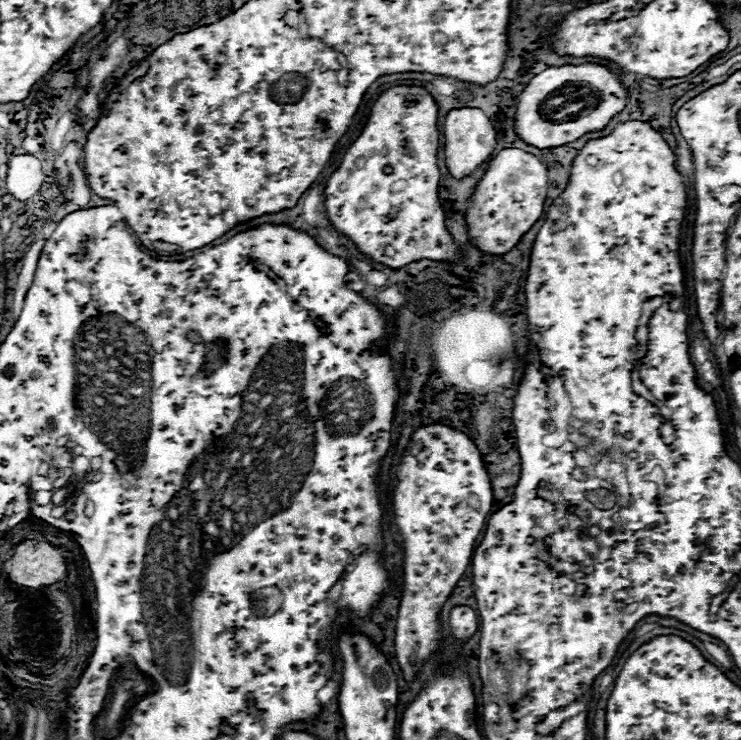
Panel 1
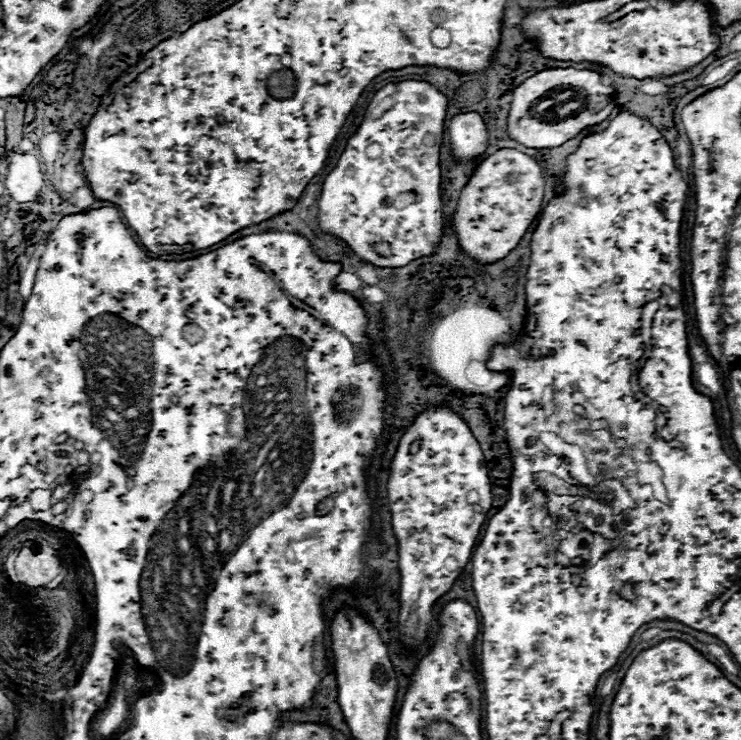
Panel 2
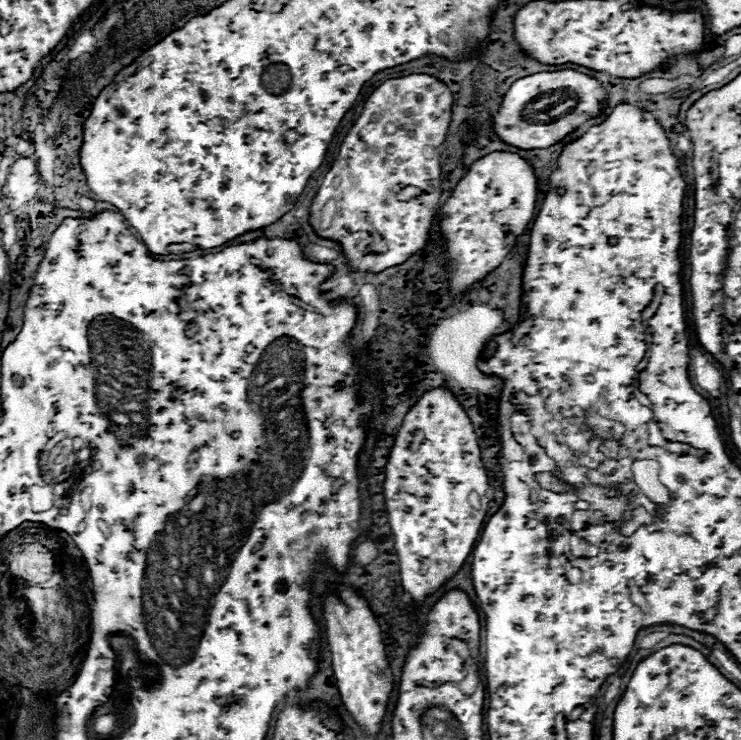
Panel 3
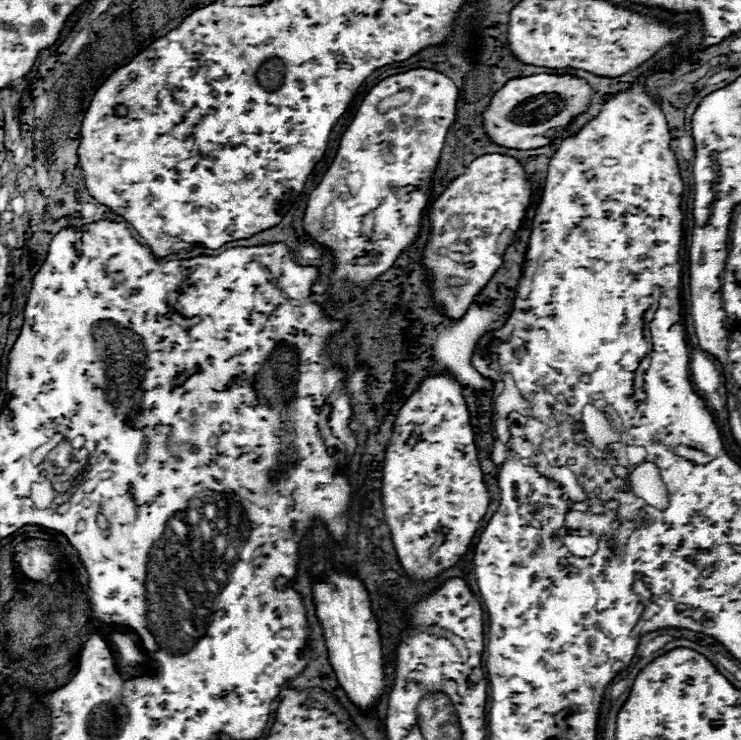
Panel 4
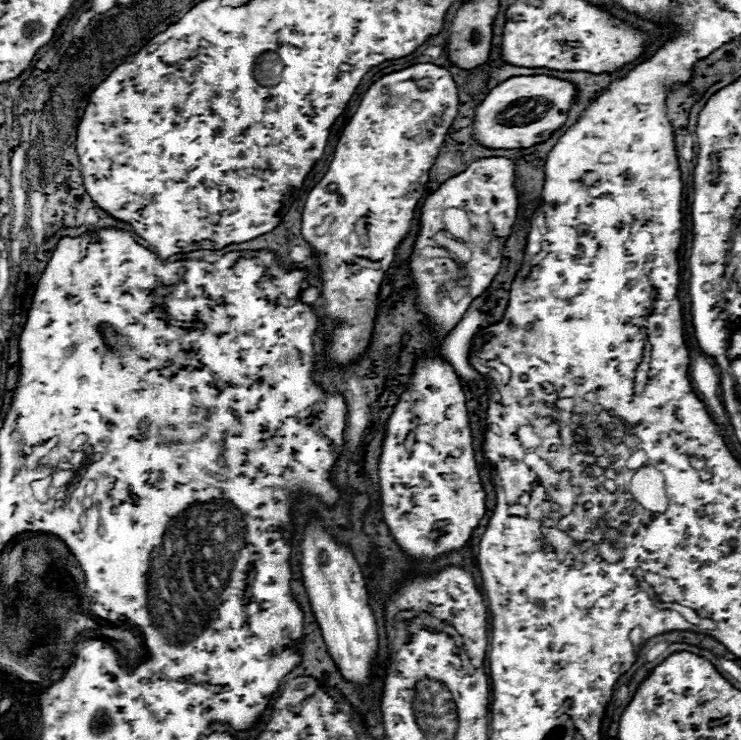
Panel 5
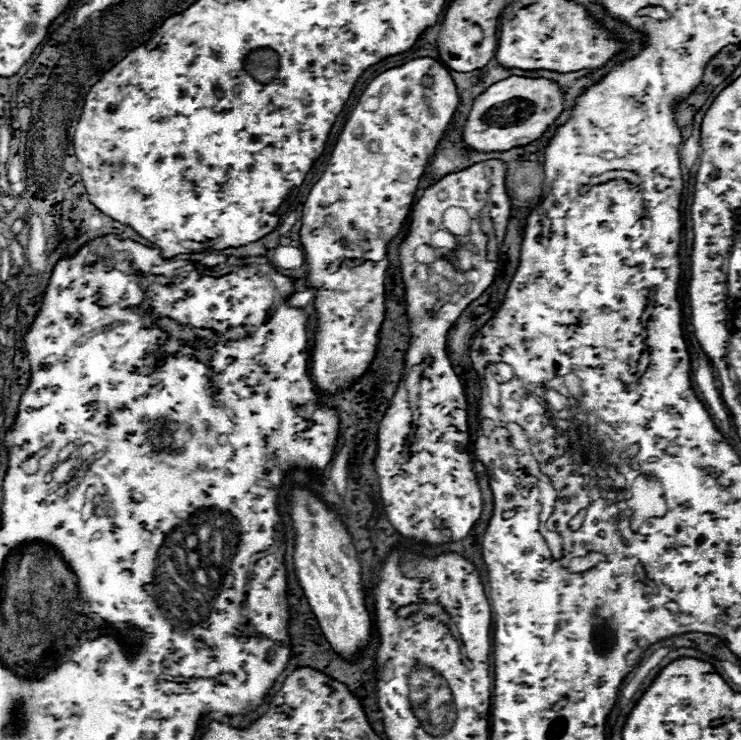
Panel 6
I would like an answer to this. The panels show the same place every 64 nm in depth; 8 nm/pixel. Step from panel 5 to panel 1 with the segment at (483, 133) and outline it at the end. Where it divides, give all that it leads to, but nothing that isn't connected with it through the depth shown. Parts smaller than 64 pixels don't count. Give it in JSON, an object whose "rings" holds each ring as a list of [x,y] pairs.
{"rings":[[[594,62],[578,66],[550,66],[544,72],[536,74],[520,94],[514,122],[516,134],[536,148],[564,146],[588,132],[604,130],[608,122],[624,110],[626,100],[626,86],[608,66]]]}

